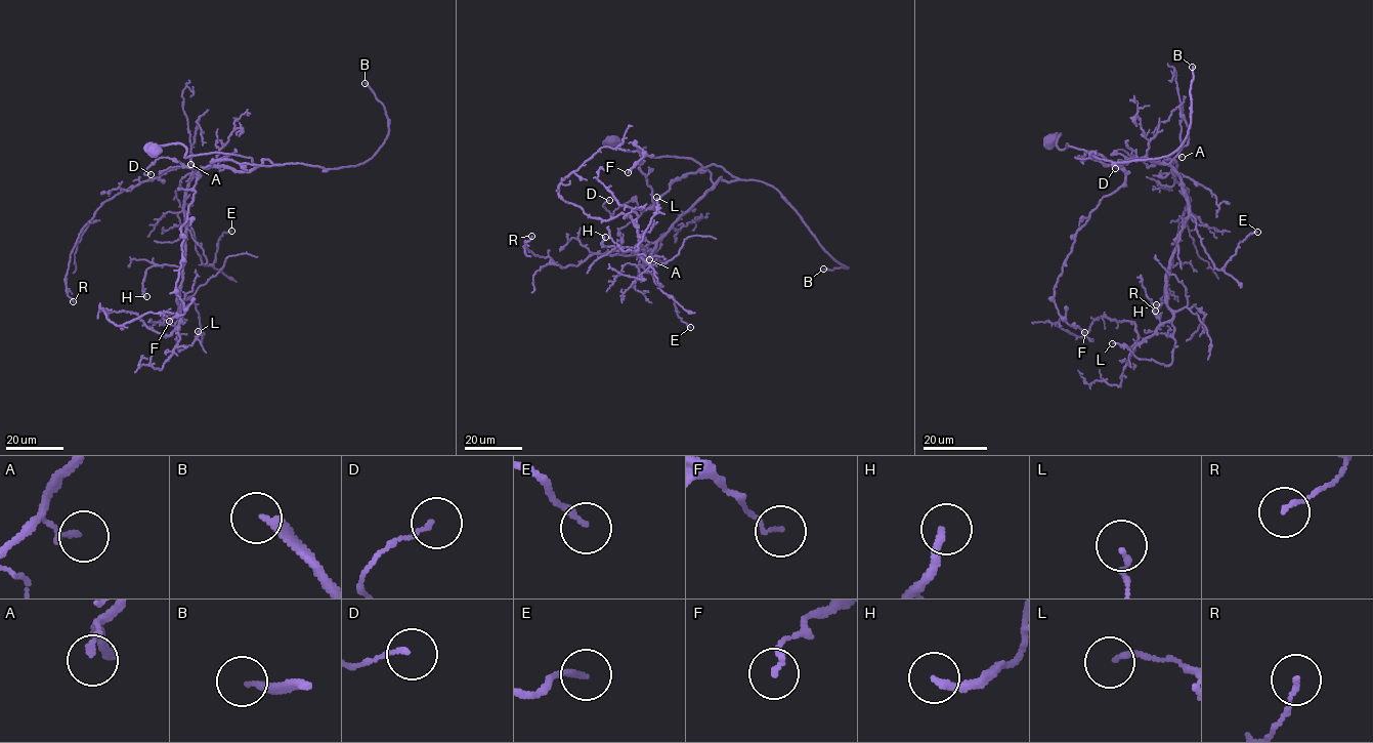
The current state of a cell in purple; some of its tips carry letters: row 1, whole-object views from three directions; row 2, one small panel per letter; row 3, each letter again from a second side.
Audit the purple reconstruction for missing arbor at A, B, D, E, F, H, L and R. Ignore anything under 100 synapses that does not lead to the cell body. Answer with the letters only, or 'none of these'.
B

